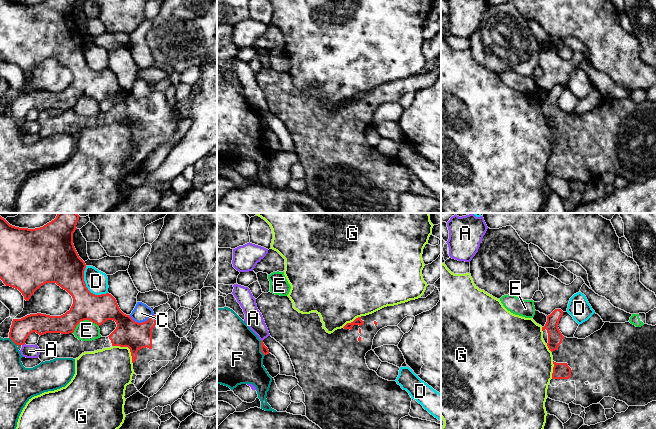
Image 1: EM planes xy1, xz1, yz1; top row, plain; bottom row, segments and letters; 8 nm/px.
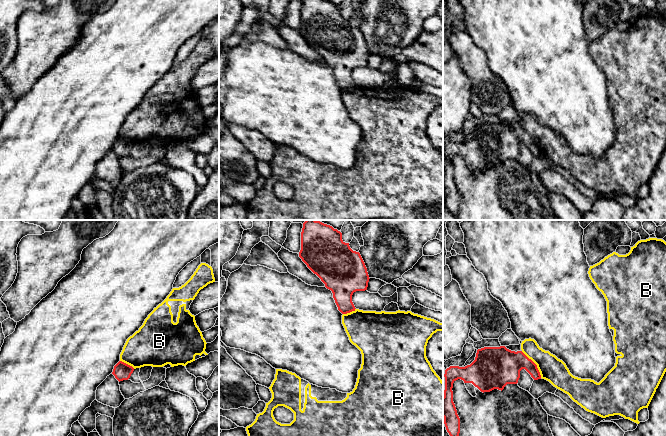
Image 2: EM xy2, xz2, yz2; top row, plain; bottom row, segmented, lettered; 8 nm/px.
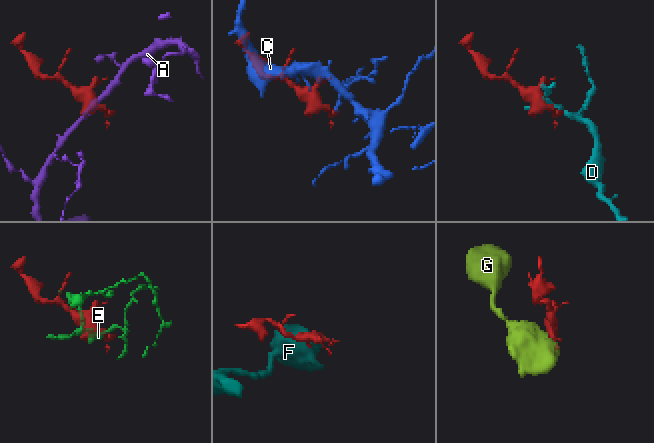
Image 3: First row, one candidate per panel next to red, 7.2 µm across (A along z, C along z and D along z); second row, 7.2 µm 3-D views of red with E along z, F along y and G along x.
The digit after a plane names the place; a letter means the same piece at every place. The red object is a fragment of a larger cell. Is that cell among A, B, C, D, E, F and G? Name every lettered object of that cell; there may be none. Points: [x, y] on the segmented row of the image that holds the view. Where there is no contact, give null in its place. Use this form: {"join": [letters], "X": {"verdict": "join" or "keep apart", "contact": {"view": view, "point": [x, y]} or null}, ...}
{"join": [], "A": {"verdict": "keep apart", "contact": {"view": "xy1", "point": [23, 344]}}, "B": {"verdict": "keep apart", "contact": {"view": "yz2", "point": [535, 364]}}, "C": {"verdict": "keep apart", "contact": {"view": "xy1", "point": [142, 322]}}, "D": {"verdict": "keep apart", "contact": {"view": "xy1", "point": [86, 287]}}, "E": {"verdict": "keep apart", "contact": {"view": "xy1", "point": [84, 319]}}, "F": {"verdict": "keep apart", "contact": {"view": "xz1", "point": [261, 348]}}, "G": {"verdict": "keep apart", "contact": {"view": "xy1", "point": [128, 347]}}}

